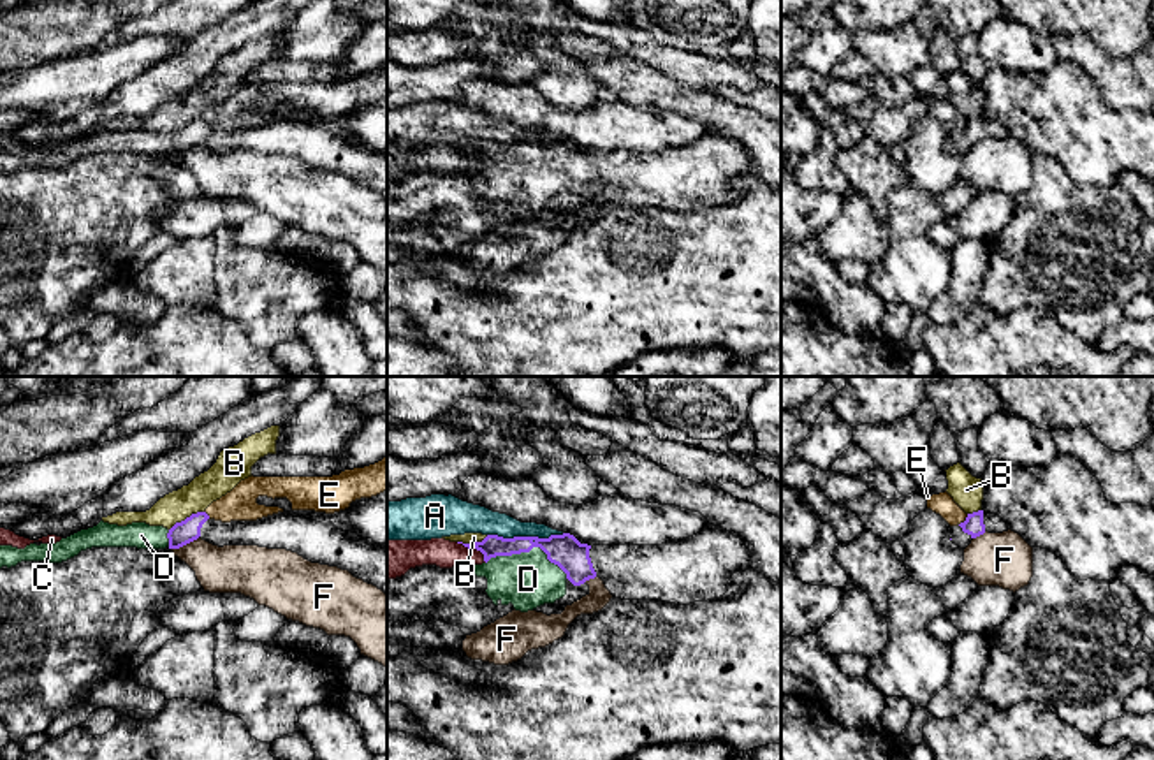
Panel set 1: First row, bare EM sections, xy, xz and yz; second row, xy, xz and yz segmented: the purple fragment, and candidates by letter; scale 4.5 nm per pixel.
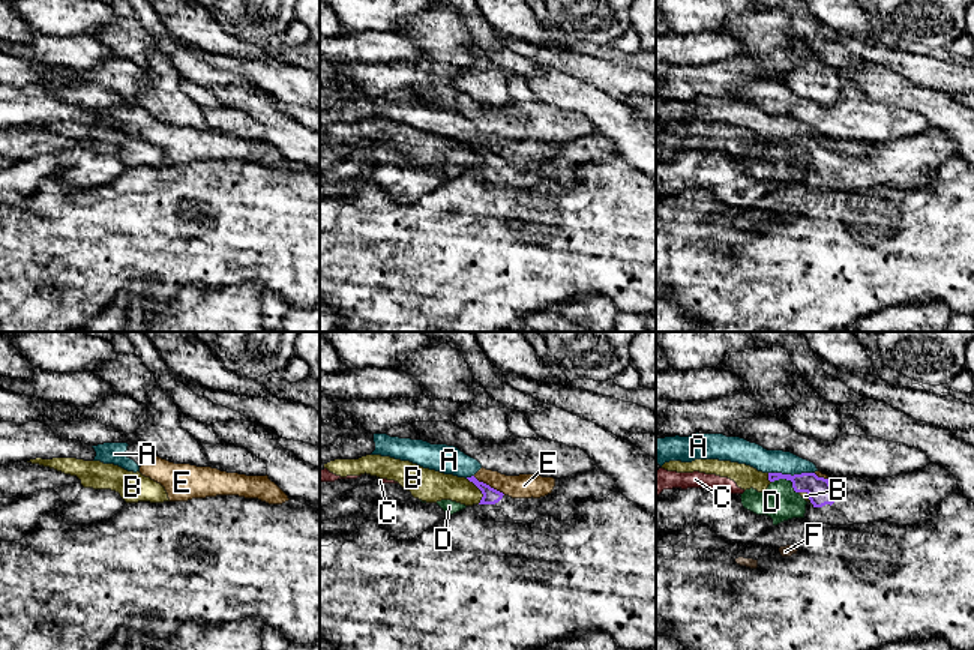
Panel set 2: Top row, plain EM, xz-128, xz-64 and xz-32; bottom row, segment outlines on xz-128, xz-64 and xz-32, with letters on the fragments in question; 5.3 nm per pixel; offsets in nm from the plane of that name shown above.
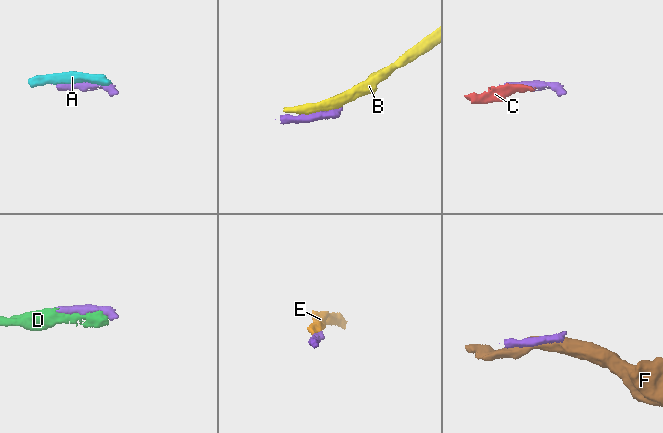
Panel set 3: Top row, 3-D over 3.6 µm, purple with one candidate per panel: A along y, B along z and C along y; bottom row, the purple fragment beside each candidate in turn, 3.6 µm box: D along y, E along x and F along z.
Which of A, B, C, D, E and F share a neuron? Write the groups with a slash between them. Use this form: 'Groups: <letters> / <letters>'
Groups: A E / B C / D / F

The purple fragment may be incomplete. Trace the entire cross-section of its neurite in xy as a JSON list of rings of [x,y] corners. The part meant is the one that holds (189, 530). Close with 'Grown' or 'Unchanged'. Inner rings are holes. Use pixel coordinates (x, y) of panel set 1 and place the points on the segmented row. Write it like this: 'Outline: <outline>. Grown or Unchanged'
Outline: [[[303,510],[278,512],[257,521],[222,522],[197,512],[171,530],[132,522],[127,526],[100,521],[56,544],[33,542],[25,549],[0,545],[0,568],[21,561],[62,563],[91,547],[179,549],[197,538],[213,545],[259,545],[287,549],[311,563],[348,570],[354,577],[387,595],[387,545],[375,545],[352,531],[338,530],[329,514]]]. Grown

